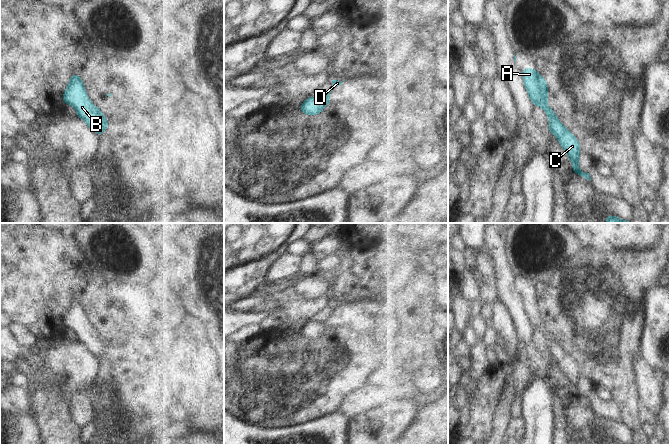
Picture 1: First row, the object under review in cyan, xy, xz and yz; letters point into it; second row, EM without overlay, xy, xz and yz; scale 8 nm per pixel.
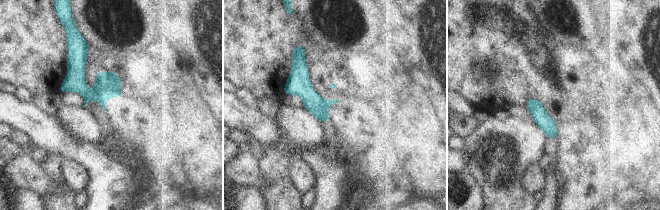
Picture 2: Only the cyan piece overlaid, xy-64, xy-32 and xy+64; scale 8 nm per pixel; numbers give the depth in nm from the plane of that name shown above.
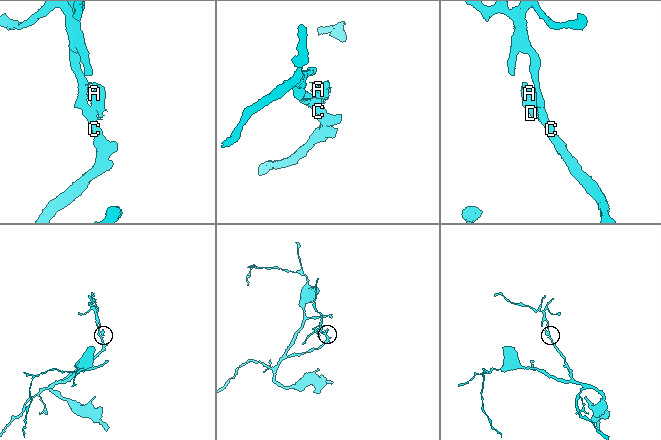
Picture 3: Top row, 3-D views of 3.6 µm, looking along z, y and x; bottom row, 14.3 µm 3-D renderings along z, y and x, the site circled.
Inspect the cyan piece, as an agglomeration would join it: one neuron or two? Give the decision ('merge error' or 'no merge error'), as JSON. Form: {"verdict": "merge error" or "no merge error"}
{"verdict": "merge error"}

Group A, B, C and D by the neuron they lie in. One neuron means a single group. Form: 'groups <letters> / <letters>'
groups A D / B C

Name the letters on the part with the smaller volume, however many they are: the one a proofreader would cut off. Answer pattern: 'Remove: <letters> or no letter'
Remove: A, D

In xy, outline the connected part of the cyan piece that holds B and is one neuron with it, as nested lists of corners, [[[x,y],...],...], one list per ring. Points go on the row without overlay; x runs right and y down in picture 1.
[[[71,299],[68,310],[63,316],[63,327],[73,330],[76,333],[77,341],[82,343],[98,360],[106,355],[103,352],[98,331],[89,324],[79,299]]]

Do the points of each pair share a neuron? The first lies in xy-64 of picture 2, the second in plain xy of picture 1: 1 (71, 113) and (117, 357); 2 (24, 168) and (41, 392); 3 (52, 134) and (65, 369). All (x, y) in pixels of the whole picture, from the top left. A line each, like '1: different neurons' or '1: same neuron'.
1: different neurons
2: different neurons
3: different neurons

